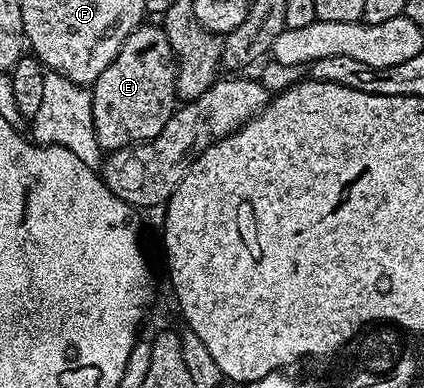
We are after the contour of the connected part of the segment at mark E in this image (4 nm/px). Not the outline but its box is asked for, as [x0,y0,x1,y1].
[90,24,177,152]

